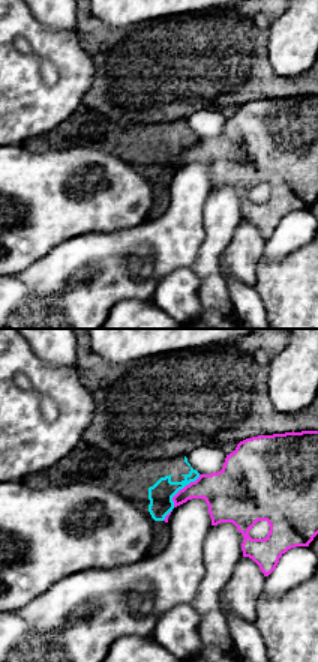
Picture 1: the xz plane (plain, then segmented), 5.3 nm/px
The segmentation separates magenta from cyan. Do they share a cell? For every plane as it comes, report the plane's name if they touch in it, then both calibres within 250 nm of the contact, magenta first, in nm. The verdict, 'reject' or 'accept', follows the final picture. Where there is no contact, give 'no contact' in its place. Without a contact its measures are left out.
xz | 260/130 nm

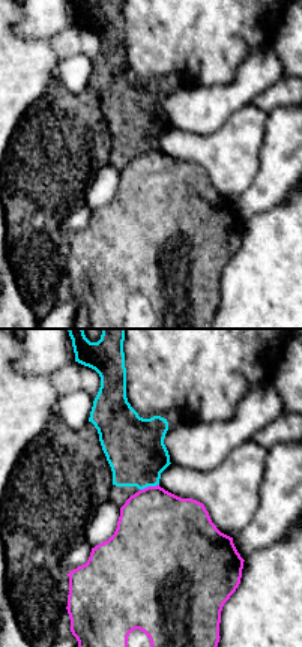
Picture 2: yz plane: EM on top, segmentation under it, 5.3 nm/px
yz | 440/320 nm

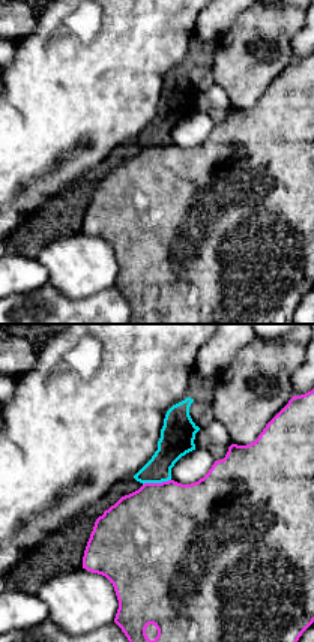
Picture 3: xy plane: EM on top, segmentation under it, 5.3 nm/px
xy | 500/170 nm

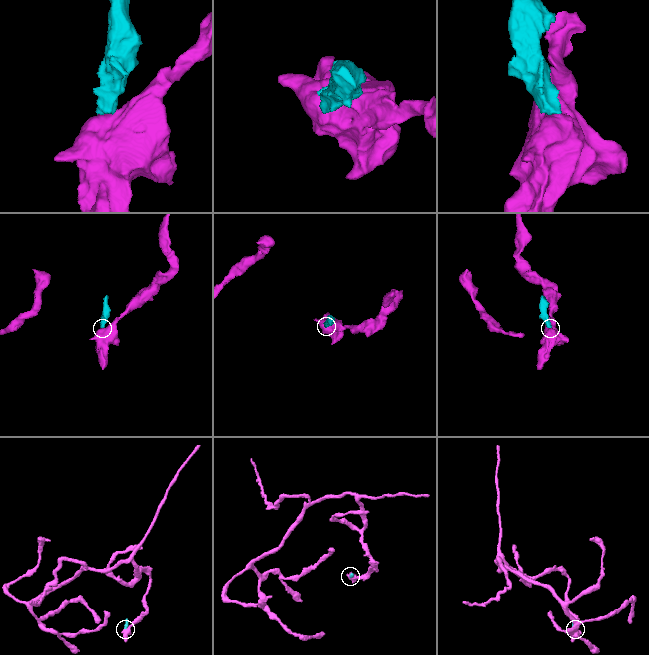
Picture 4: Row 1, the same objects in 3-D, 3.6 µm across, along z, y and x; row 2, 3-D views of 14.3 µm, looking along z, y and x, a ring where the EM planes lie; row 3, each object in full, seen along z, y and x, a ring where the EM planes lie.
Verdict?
reject

